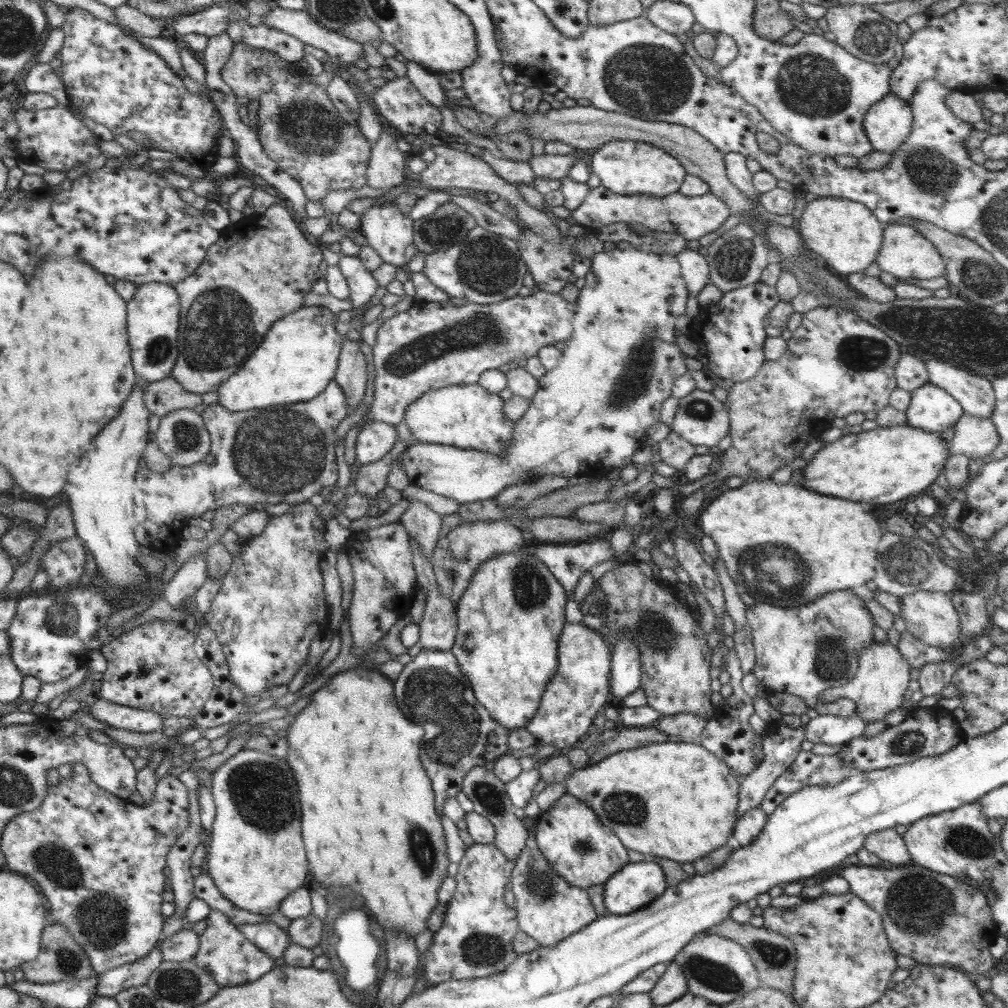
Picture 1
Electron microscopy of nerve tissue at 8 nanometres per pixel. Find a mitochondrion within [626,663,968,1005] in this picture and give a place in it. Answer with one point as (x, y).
(915, 904)

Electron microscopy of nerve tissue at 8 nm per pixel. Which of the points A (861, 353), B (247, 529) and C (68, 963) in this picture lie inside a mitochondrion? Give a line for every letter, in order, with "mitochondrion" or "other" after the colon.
A: mitochondrion
B: other
C: mitochondrion

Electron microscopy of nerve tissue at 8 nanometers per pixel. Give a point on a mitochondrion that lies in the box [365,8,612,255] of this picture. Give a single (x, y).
(439, 231)

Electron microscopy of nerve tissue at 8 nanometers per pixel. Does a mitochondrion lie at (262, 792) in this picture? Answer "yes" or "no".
yes

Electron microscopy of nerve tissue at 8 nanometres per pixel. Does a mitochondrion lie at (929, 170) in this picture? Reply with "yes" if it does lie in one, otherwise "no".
yes

